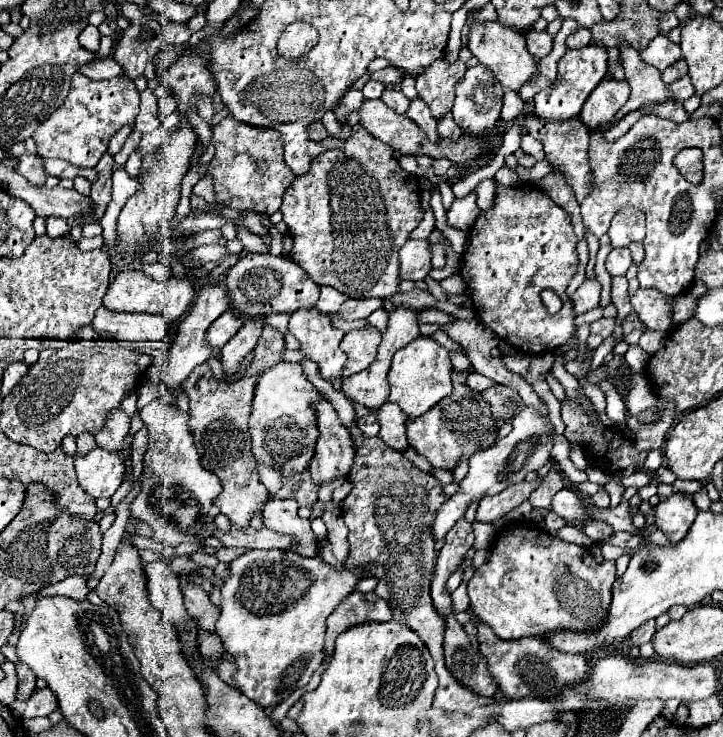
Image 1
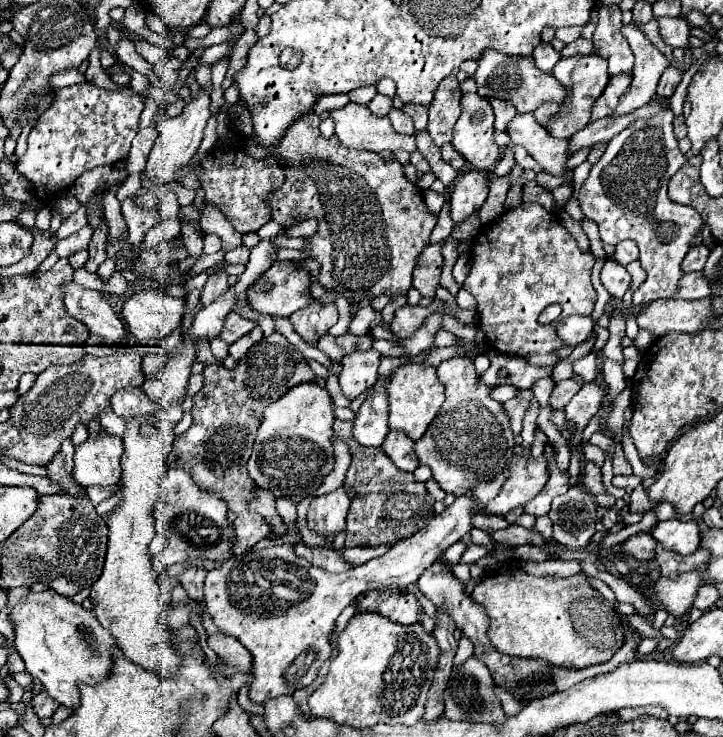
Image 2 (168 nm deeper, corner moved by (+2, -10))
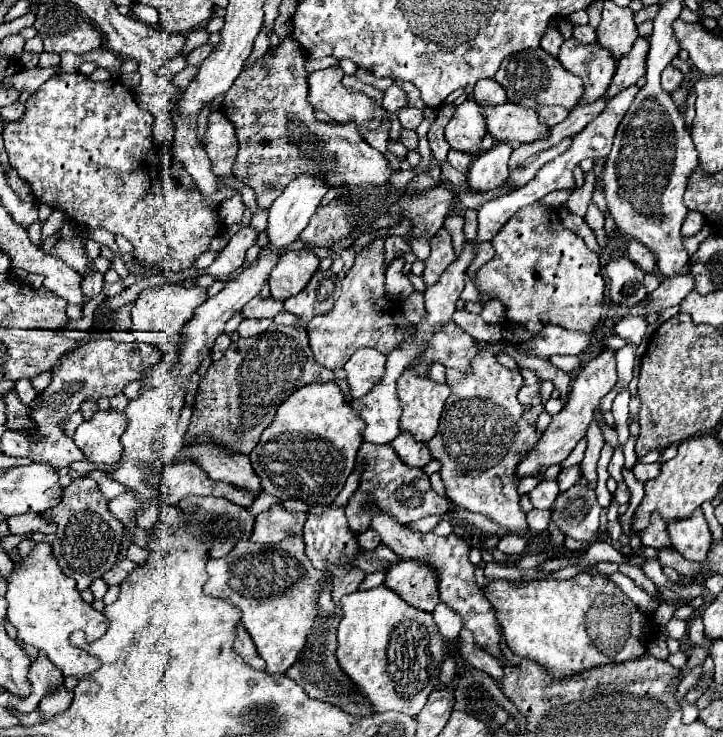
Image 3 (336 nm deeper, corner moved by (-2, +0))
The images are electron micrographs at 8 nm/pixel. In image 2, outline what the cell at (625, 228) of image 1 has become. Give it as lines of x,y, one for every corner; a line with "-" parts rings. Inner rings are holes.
624,240
616,244
616,252
614,252
614,260
620,262
622,266
638,260
638,246
632,240

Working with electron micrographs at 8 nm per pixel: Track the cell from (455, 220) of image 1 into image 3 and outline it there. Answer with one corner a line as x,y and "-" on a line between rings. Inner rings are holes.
496,144
488,152
480,154
468,172
470,188
474,192
476,190
488,192
496,186
502,186
510,174
510,168
508,168
510,154
512,154
512,148
508,144

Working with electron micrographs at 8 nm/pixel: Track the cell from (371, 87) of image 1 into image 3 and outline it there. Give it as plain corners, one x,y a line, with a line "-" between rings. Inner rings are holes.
390,86
386,92
384,92
384,102
382,106
388,110
388,112
398,112
400,108
406,108
408,106
408,96
406,92
400,88
400,86

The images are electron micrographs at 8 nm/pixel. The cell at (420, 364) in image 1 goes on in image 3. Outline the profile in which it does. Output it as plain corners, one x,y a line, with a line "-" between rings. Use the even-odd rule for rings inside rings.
406,368
396,382
398,382
398,384
396,384
398,400
400,400
400,406
402,406
400,430
402,430
402,432
410,432
416,442
428,442
428,440
436,434
436,430
438,430
440,414
442,414
442,410
444,410
446,398
450,396
450,386
448,386
448,384
436,384
436,382
430,380
430,378
416,376
412,368

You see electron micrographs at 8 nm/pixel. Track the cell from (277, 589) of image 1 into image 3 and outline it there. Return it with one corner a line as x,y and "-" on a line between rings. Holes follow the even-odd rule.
290,536
280,544
260,546
250,540
242,540
226,556
206,564
208,582
204,592
220,598
228,598
242,610
242,624
248,630
258,654
266,662
268,674
284,674
296,660
316,620
318,592
324,572
312,568
312,562
304,554
304,540

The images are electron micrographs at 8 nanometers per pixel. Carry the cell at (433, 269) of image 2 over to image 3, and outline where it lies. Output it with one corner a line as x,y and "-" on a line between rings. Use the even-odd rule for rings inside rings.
440,228
440,232
436,232
434,240
430,242
430,256
426,260
426,270
422,274
426,286
432,286
440,280
442,272
456,260
456,252
452,248
452,238
448,234
446,228

